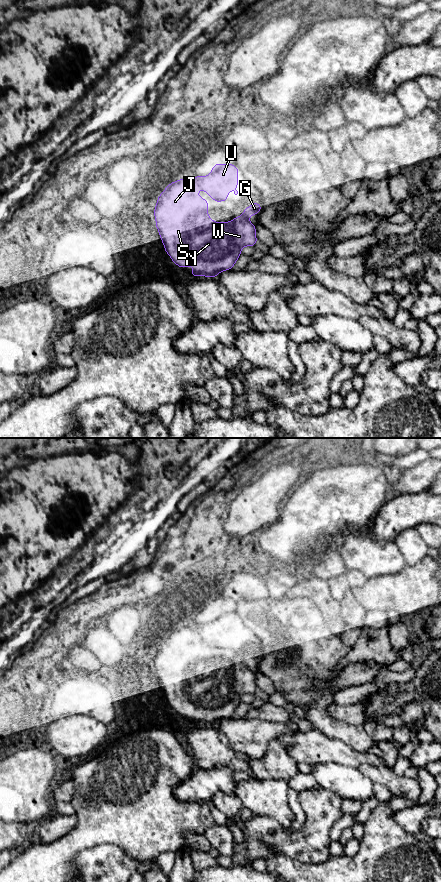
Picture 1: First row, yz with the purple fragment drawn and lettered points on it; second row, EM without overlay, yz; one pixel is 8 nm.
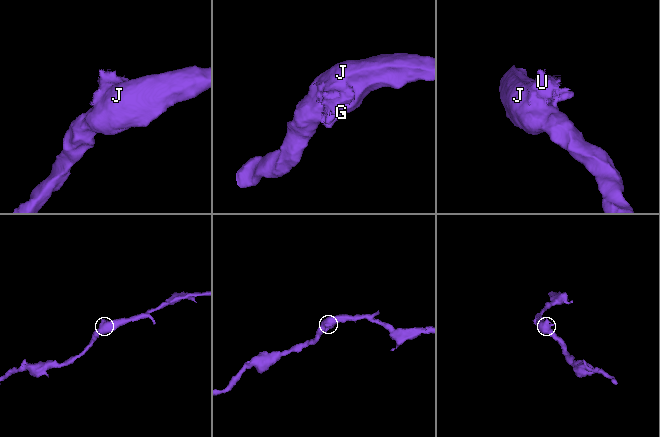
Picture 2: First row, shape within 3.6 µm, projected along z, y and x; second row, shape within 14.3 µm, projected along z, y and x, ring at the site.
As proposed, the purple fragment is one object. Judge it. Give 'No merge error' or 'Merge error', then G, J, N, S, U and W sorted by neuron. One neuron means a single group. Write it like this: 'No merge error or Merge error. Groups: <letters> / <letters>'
Merge error. Groups: G U / J N S W

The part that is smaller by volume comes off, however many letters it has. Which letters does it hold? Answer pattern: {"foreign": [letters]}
{"foreign": ["G", "U"]}

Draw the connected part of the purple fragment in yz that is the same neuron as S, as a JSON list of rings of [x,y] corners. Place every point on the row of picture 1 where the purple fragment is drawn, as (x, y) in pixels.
[[[189,178],[170,183],[158,197],[154,209],[155,225],[164,250],[176,265],[181,269],[193,266],[193,277],[214,278],[220,272],[232,269],[243,247],[256,245],[256,226],[244,215],[226,223],[214,222],[208,216],[207,200],[199,198],[198,194],[198,185]]]

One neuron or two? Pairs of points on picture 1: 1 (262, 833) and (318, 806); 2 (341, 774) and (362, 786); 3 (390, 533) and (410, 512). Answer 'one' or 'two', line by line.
1: one
2: one
3: one

